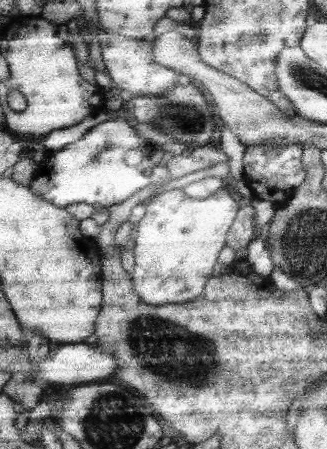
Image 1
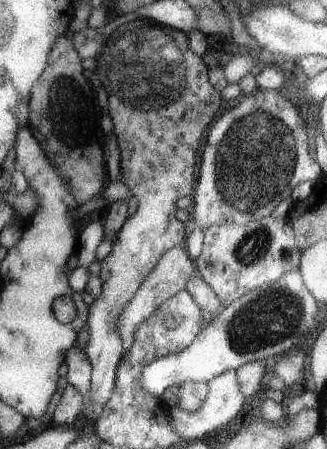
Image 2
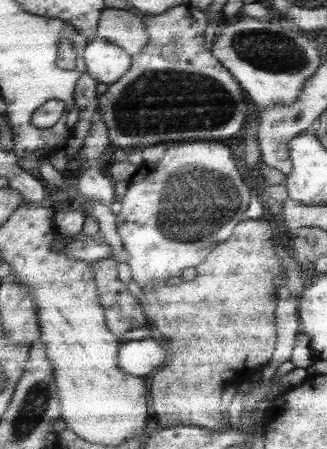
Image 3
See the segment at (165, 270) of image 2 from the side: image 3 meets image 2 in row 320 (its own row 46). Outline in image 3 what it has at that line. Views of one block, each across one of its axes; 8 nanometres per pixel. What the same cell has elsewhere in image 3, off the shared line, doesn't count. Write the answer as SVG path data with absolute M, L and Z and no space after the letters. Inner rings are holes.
M105 8L101 14L97 38L107 38L121 50L129 52L129 56L133 58L149 46L149 32L145 20L141 18L141 14L133 14L127 8Z

